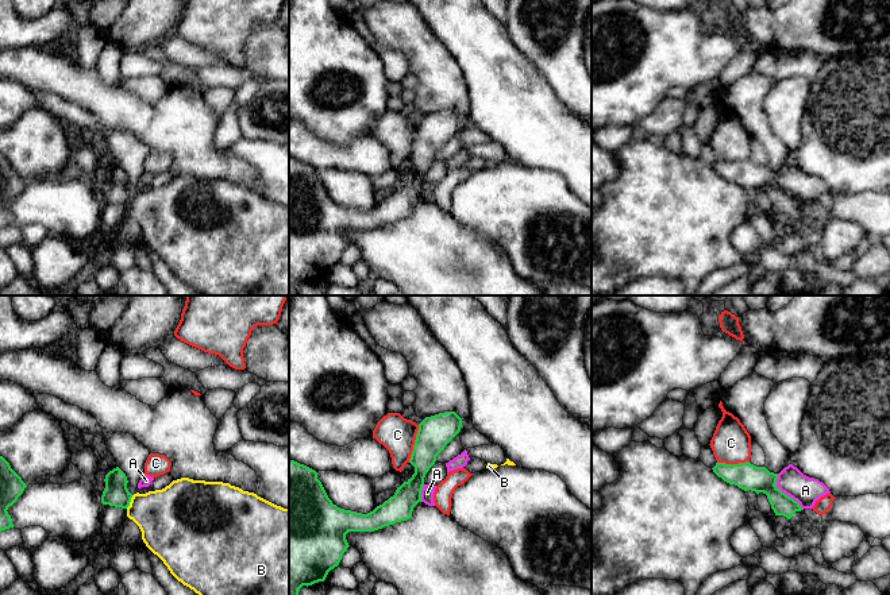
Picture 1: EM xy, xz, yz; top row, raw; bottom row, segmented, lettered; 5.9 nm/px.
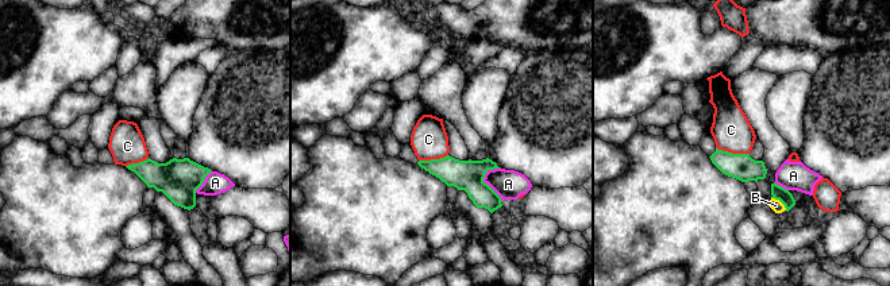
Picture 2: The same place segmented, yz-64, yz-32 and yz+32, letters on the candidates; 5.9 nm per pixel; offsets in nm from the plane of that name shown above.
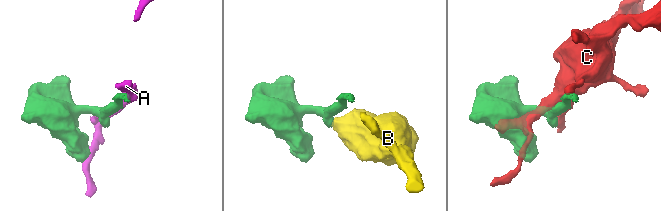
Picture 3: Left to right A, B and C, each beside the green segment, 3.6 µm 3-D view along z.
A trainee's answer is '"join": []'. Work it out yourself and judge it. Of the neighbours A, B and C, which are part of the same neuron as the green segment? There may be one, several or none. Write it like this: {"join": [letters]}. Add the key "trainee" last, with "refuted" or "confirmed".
{"join": [], "trainee": "confirmed"}

